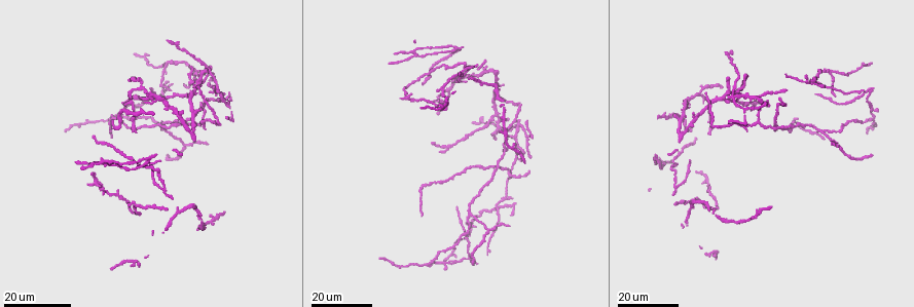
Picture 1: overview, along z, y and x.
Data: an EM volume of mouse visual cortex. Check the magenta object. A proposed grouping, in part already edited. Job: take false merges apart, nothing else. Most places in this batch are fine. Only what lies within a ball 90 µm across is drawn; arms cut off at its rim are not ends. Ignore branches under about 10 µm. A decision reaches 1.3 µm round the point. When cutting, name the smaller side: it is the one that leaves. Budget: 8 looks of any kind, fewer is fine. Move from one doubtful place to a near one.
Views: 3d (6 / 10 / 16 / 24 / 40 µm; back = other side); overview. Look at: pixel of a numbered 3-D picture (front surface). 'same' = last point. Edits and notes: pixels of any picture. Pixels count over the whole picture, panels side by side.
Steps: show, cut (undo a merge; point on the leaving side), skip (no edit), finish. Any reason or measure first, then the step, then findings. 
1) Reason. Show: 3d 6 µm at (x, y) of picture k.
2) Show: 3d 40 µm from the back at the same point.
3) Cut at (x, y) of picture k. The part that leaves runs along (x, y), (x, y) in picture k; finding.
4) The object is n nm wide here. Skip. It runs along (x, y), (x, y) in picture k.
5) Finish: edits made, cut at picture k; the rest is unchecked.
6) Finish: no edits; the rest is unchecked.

Four-way junction. Show: 3d 24 µm at (150, 95) of picture 1.

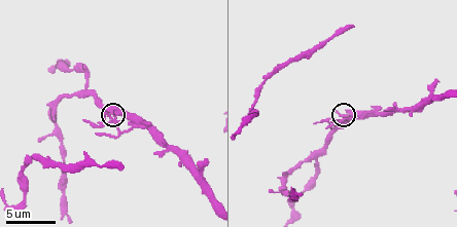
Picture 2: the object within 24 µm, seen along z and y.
Show: 3d 10 µm at (109, 119) of picture 2.

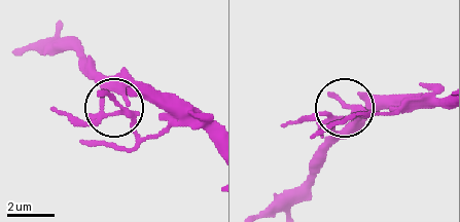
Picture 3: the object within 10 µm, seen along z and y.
4 arms meet here. Skip. All the same neuron.

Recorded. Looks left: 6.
Four or more arms meet. Show: 3d 16 µm at (415, 55) of picture 1.

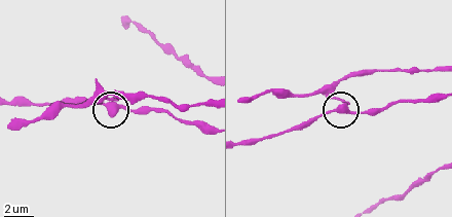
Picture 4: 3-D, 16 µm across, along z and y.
Show: 3d 6 µm at (116, 99) of picture 4.

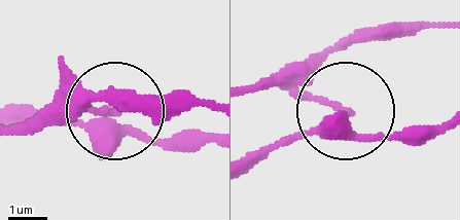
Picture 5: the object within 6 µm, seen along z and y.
Show: 3d 6 µm from the back at (107, 109) of picture 5.

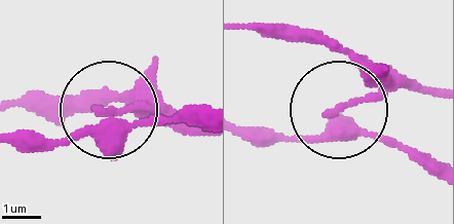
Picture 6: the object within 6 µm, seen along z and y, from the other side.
The object is 270 nm wide here. Skip. One neuron here.

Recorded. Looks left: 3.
Two arms in line, one across. Show: 3d 24 µm at (875, 119) of picture 1.

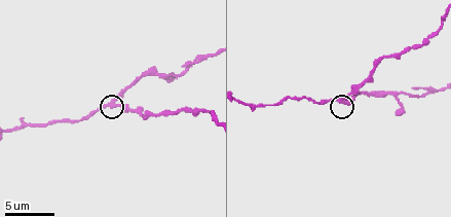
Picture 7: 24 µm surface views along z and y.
Show: 3d 10 µm at (341, 103) of picture 7.

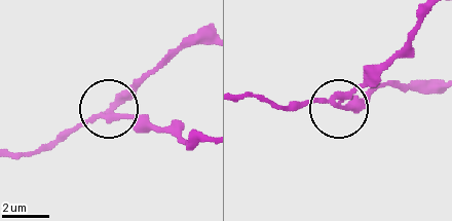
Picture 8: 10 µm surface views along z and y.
The object is 230 nm wide here. Cut at (130, 90) of picture 8. The part that leaves runs along (107, 113), (176, 53), (205, 42) in picture 8; a second neuron is stuck on.

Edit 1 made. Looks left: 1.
Finish: edits made, cut at picture 8; the rest is unchecked.

